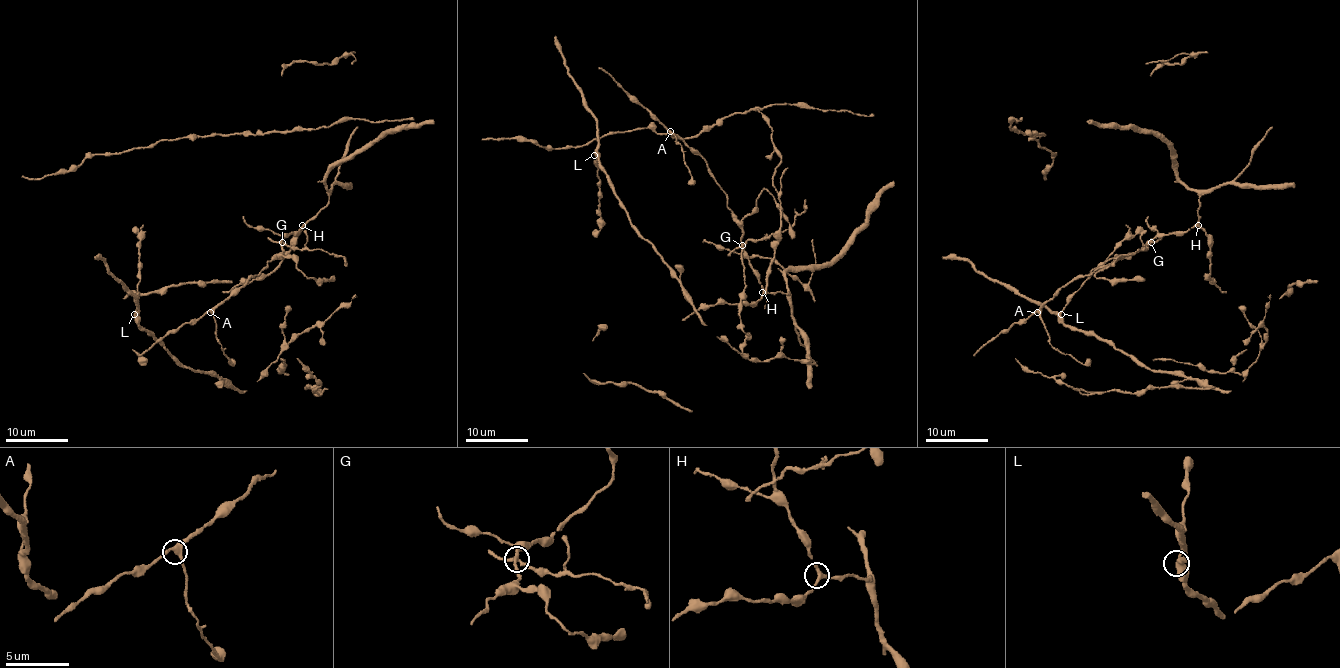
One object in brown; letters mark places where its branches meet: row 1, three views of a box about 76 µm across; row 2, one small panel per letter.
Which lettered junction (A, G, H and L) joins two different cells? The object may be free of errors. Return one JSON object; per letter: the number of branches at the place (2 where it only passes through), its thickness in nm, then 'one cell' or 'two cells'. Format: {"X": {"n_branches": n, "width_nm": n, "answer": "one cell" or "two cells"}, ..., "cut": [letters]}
{"A": {"n_branches": 3, "width_nm": 340, "answer": "one cell"}, "G": {"n_branches": 4, "width_nm": 280, "answer": "two cells"}, "H": {"n_branches": 3, "width_nm": 240, "answer": "one cell"}, "L": {"n_branches": 3, "width_nm": 360, "answer": "one cell"}, "cut": ["G"]}

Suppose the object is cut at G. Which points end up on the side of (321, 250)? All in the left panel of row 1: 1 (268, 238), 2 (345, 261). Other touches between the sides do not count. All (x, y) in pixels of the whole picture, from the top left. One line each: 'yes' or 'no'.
1: yes
2: yes

